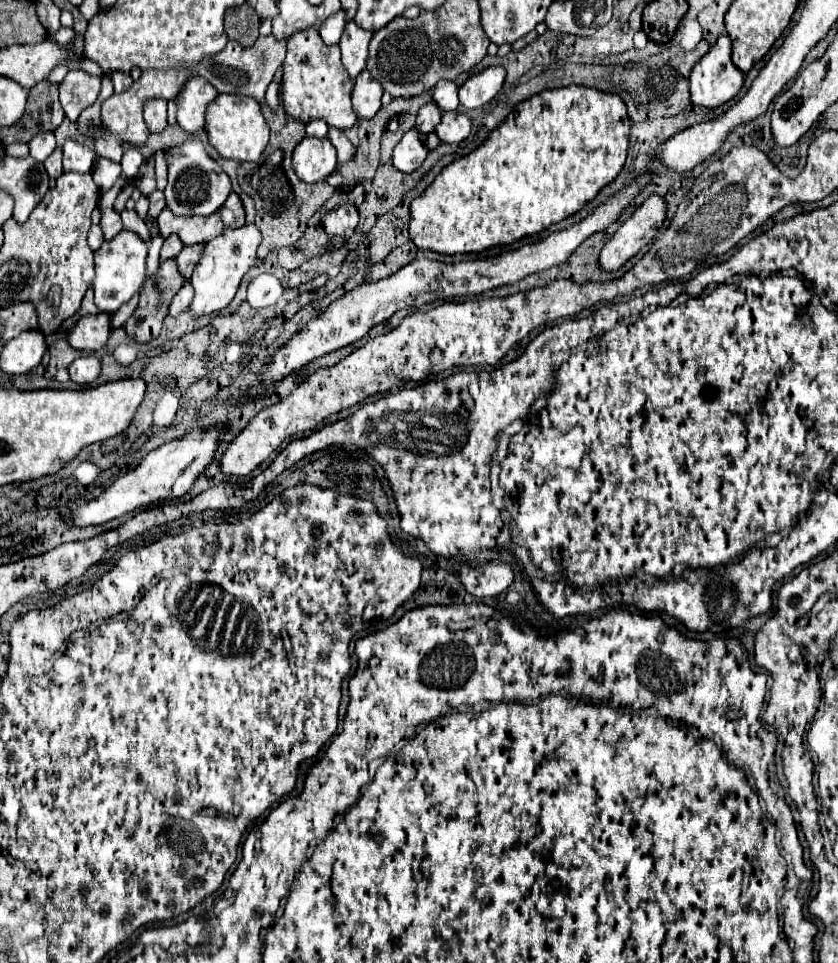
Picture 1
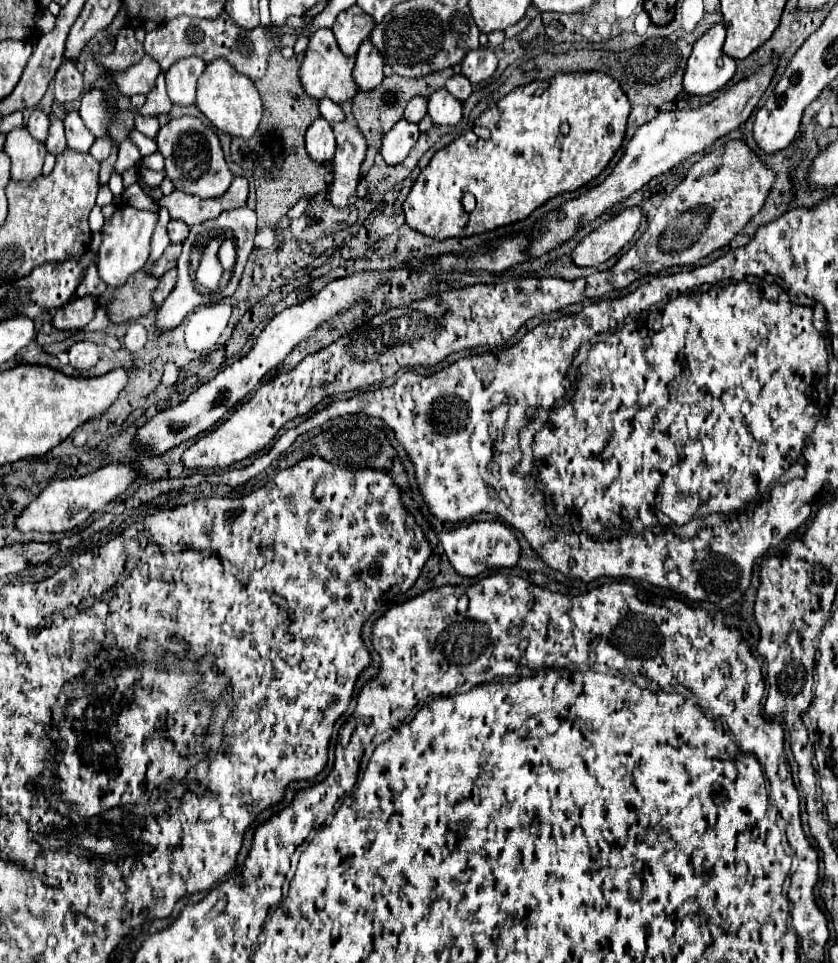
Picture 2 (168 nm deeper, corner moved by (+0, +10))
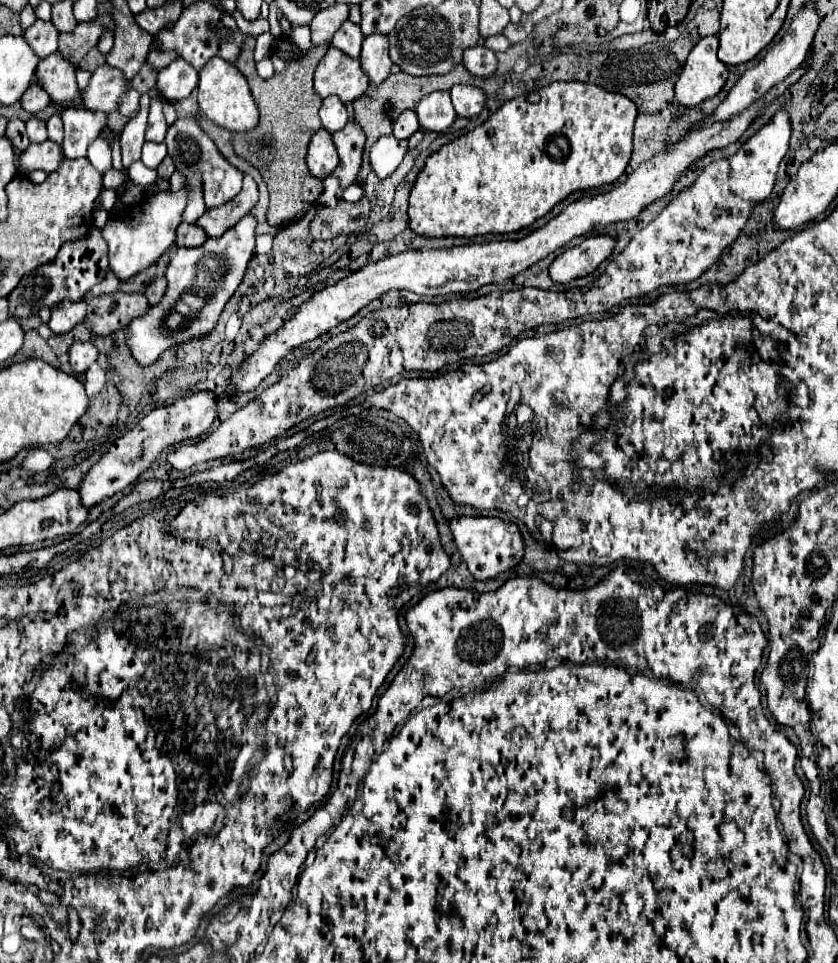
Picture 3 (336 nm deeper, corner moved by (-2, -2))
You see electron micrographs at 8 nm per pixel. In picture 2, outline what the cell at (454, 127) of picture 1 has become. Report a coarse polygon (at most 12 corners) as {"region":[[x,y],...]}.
{"region":[[445,89],[429,97],[435,125],[457,125],[461,103]]}

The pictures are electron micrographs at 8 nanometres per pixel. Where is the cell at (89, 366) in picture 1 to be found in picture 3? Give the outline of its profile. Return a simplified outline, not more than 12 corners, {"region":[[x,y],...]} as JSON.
{"region":[[89,341],[73,343],[69,363],[85,373],[97,361],[97,347]]}

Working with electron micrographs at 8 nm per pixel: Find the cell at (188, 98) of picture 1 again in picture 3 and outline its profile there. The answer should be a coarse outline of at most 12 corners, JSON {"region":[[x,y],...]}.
{"region":[[175,59],[157,75],[169,101],[189,97],[197,69]]}

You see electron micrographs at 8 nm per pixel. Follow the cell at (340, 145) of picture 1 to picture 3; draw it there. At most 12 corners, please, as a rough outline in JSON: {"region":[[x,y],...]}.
{"region":[[355,121],[333,133],[341,187],[355,183],[365,133]]}

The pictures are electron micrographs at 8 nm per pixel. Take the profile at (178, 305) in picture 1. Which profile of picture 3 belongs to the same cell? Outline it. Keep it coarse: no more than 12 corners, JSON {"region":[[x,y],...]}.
{"region":[[165,277],[149,281],[145,289],[149,305],[157,305],[165,293]]}

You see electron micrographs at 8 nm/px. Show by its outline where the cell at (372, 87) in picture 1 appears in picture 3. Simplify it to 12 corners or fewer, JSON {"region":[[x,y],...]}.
{"region":[[387,35],[365,37],[361,51],[363,71],[371,83],[391,73]]}

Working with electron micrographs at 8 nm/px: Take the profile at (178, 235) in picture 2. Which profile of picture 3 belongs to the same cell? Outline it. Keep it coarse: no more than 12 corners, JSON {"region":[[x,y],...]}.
{"region":[[181,223],[177,247],[199,247],[207,233],[199,225]]}

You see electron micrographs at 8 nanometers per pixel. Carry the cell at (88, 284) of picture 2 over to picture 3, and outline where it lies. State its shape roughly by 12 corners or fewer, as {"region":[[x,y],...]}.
{"region":[[107,271],[91,295],[113,293],[121,285],[119,277]]}

